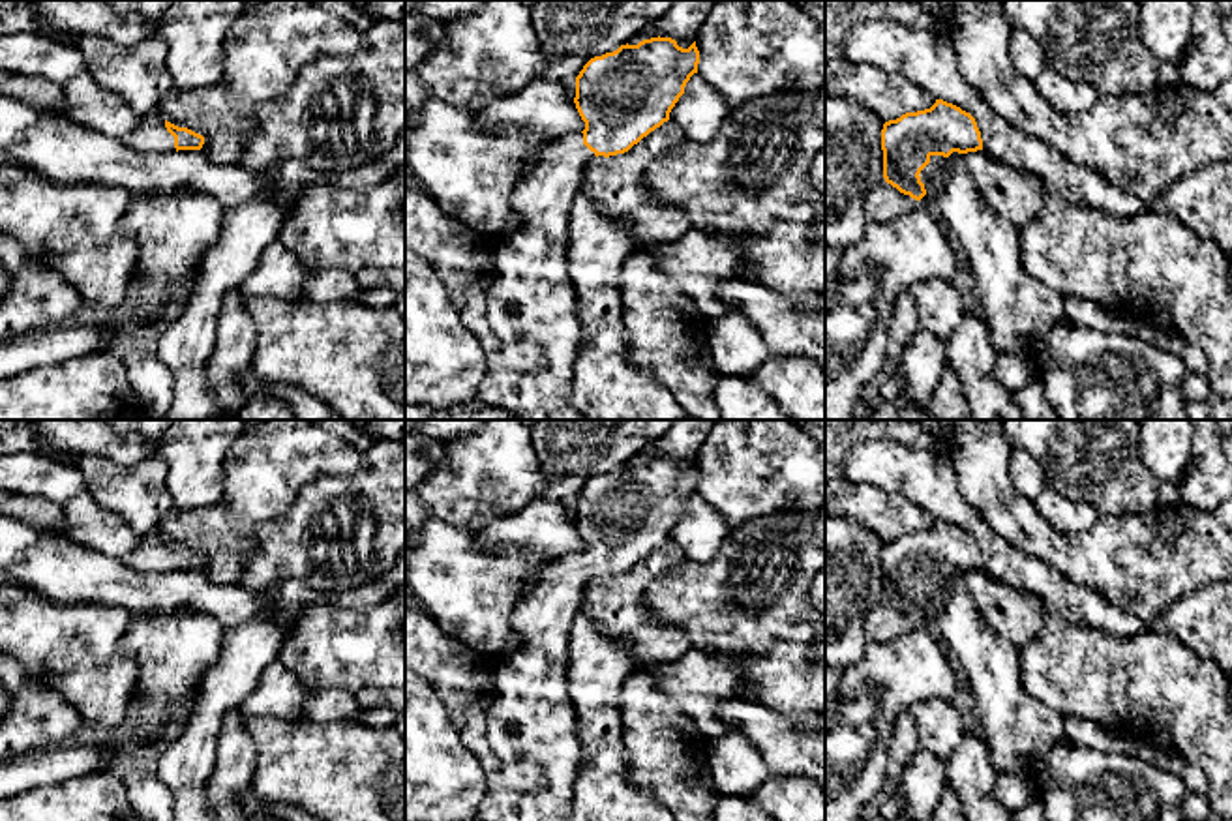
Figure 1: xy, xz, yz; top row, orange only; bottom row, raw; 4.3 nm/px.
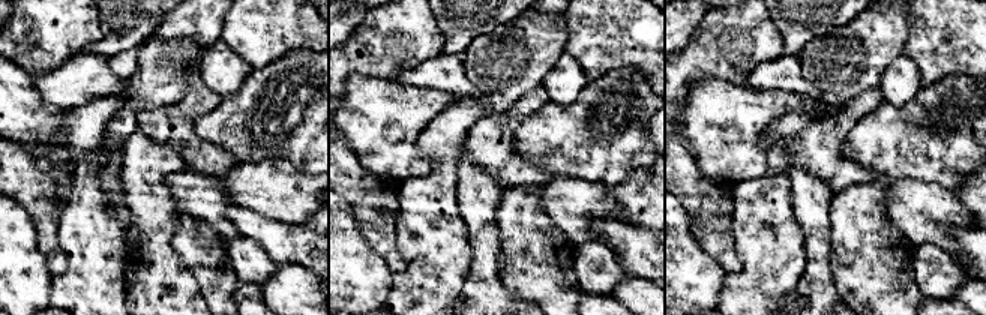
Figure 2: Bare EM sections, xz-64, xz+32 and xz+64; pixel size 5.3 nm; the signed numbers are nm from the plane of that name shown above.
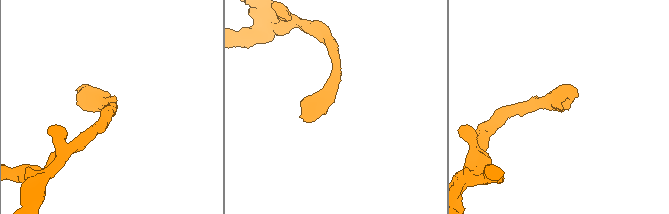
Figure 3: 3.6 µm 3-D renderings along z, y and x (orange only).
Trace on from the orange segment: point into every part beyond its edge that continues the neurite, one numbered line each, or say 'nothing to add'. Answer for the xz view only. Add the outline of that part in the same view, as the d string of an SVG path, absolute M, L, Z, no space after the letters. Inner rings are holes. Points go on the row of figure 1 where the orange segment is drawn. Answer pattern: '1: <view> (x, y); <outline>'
1: xz (531, 302); M581 131L549 142L531 174L514 187L512 206L523 219L521 227L493 244L488 322L501 349L486 358L476 399L510 412L516 420L583 420L570 405L581 322L576 313L576 289L568 277L566 225L570 204L594 157L583 144Z

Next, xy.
1: xy (150, 135); M159 112L146 116L137 127L133 127L124 142L139 152L176 152L174 137L165 127L165 118Z

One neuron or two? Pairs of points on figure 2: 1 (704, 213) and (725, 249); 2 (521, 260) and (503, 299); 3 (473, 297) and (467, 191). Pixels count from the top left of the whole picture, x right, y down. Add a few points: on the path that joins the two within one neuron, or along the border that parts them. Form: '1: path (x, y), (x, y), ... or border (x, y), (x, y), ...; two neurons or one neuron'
1: path (710, 222), (718, 240); one neuron
2: border (499, 255), (500, 281), (520, 299); two neurons
3: path (482, 270), (480, 218); one neuron

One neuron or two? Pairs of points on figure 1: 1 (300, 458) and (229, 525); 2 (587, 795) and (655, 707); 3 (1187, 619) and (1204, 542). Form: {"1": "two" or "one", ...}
{"1": "one", "2": "two", "3": "two"}

